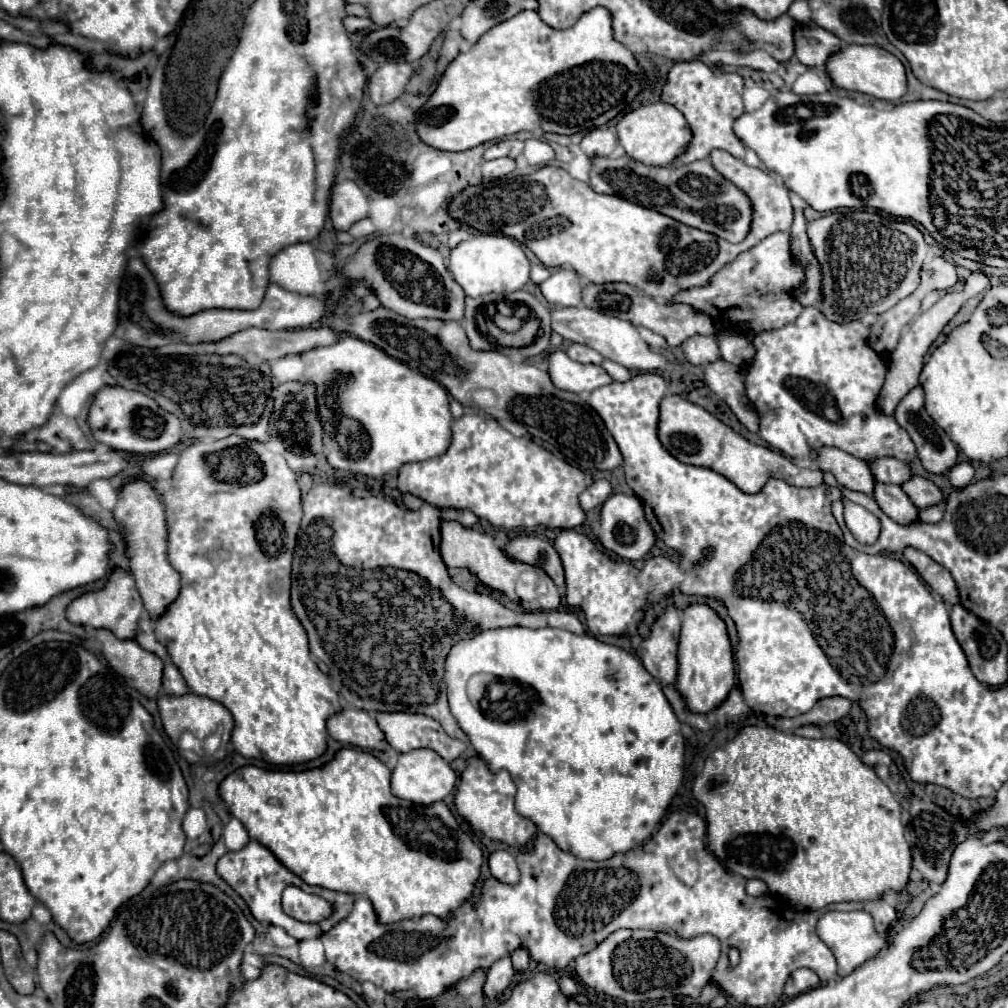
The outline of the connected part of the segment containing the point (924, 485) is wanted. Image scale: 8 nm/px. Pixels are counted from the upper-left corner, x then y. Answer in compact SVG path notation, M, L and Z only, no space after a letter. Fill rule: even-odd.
M913 474L907 482L901 484L901 488L917 508L927 508L927 506L943 502L941 490L931 480L927 480L923 476Z

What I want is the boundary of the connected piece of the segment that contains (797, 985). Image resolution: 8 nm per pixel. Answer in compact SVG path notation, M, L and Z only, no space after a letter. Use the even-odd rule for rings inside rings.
M799 968L799 970L795 970L795 972L791 974L791 978L787 980L787 984L785 984L785 994L787 994L789 998L793 998L793 996L803 994L803 992L807 992L807 990L811 990L811 988L817 988L817 986L819 986L819 976L817 976L813 970L809 970L809 968Z

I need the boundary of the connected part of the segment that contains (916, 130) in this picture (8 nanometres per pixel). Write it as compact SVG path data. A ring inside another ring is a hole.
M779 90L759 110L741 114L735 120L733 132L759 156L767 170L779 174L785 186L799 194L813 210L859 210L863 206L885 210L893 216L921 222L939 244L965 256L963 248L975 248L975 244L961 240L959 234L955 240L949 236L943 238L931 214L931 150L927 126L937 114L957 114L983 128L993 128L989 120L983 122L983 116L971 108L951 102L919 100L897 104L891 110L877 110L831 92L799 96L791 90ZM859 184L865 184L865 194L857 194Z

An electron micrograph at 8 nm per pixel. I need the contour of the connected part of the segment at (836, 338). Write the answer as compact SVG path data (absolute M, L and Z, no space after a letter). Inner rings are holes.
M805 308L793 324L757 334L753 338L757 354L749 364L751 368L745 370L745 386L749 400L755 404L761 416L759 436L775 450L797 460L813 458L815 450L821 446L833 446L861 460L893 456L901 462L911 462L917 452L909 434L895 422L893 416L883 416L875 408L875 398L883 386L887 366L881 356L873 348L869 348L867 338L869 328L859 320L843 324L831 322L819 308ZM831 404L839 412L837 422L831 422L823 416L823 410Z

